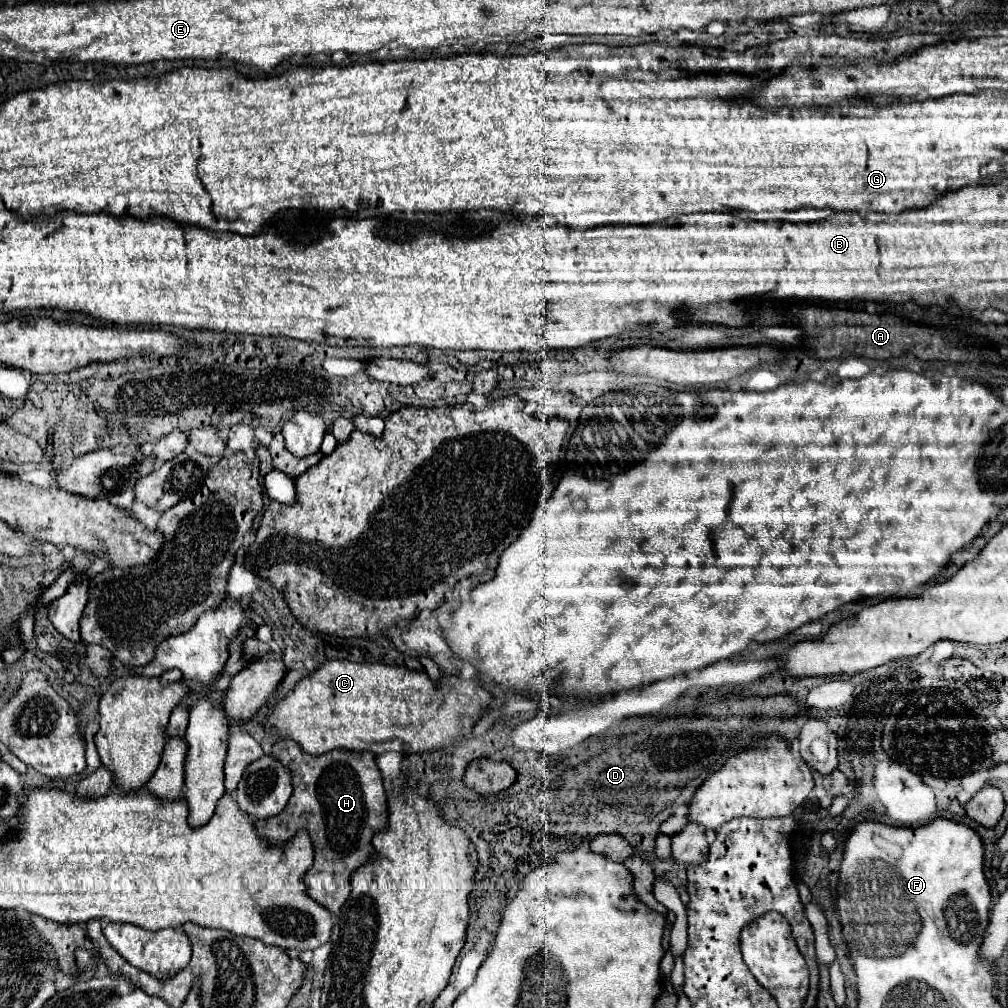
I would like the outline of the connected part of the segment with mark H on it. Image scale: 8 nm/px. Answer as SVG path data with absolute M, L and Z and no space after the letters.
M292 741L276 743L272 747L272 753L278 755L282 763L286 763L286 767L292 769L294 793L282 813L270 819L258 819L256 829L266 841L274 841L276 845L282 841L288 841L298 829L306 829L310 833L310 839L316 851L316 861L304 877L308 885L308 895L334 913L344 905L344 901L350 895L350 873L356 867L364 865L370 859L370 851L374 851L370 845L372 835L386 825L386 793L384 793L380 771L374 763L374 755L368 751L358 753L358 751L348 751L348 749L336 749L324 755L310 755L298 749L298 745Z

